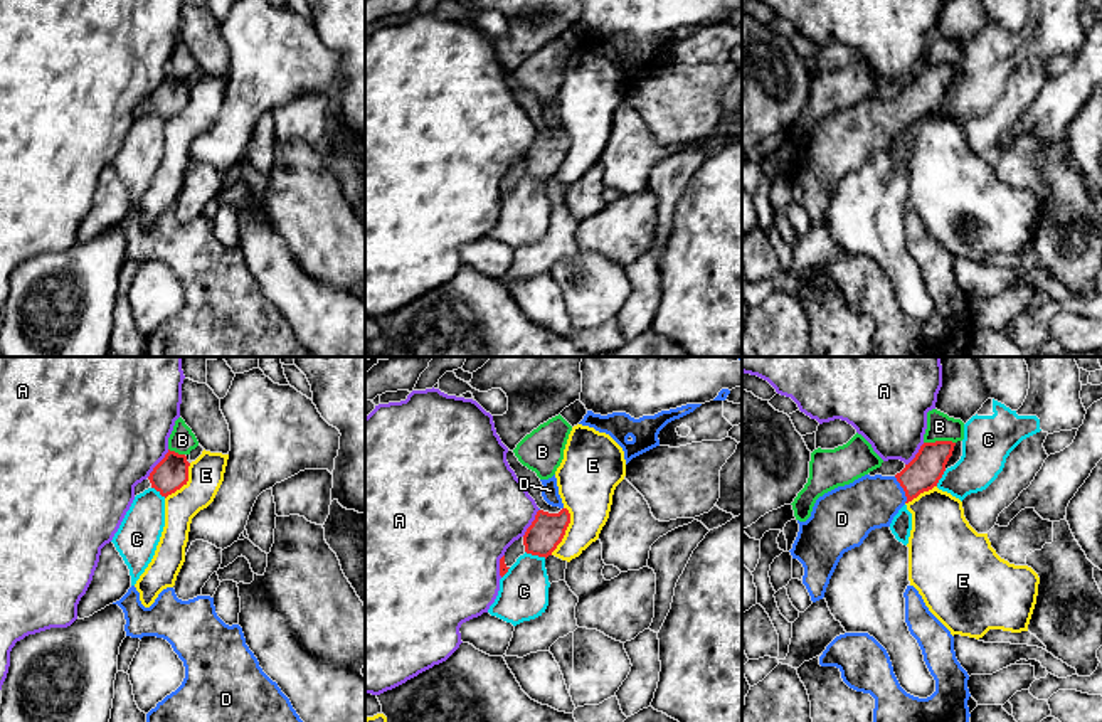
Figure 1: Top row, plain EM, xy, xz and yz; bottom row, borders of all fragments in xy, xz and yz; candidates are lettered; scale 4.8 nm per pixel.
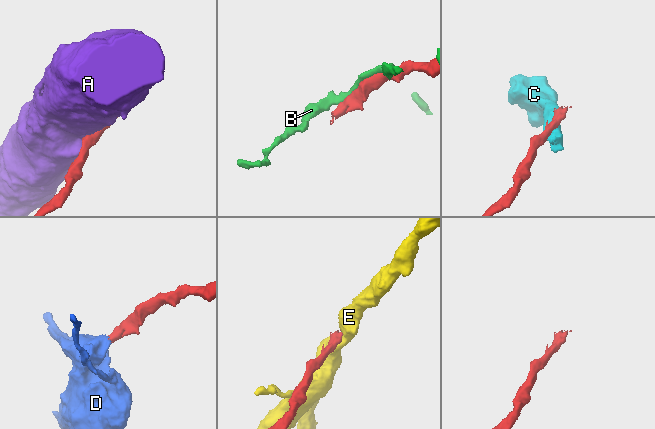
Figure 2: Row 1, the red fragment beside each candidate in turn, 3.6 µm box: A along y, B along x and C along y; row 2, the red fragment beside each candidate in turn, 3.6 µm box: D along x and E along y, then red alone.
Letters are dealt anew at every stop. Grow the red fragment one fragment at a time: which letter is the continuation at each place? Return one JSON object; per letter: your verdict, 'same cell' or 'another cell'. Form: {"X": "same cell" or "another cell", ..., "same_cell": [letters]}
{"A": "another cell", "B": "another cell", "C": "another cell", "D": "same cell", "E": "another cell", "same_cell": ["D"]}

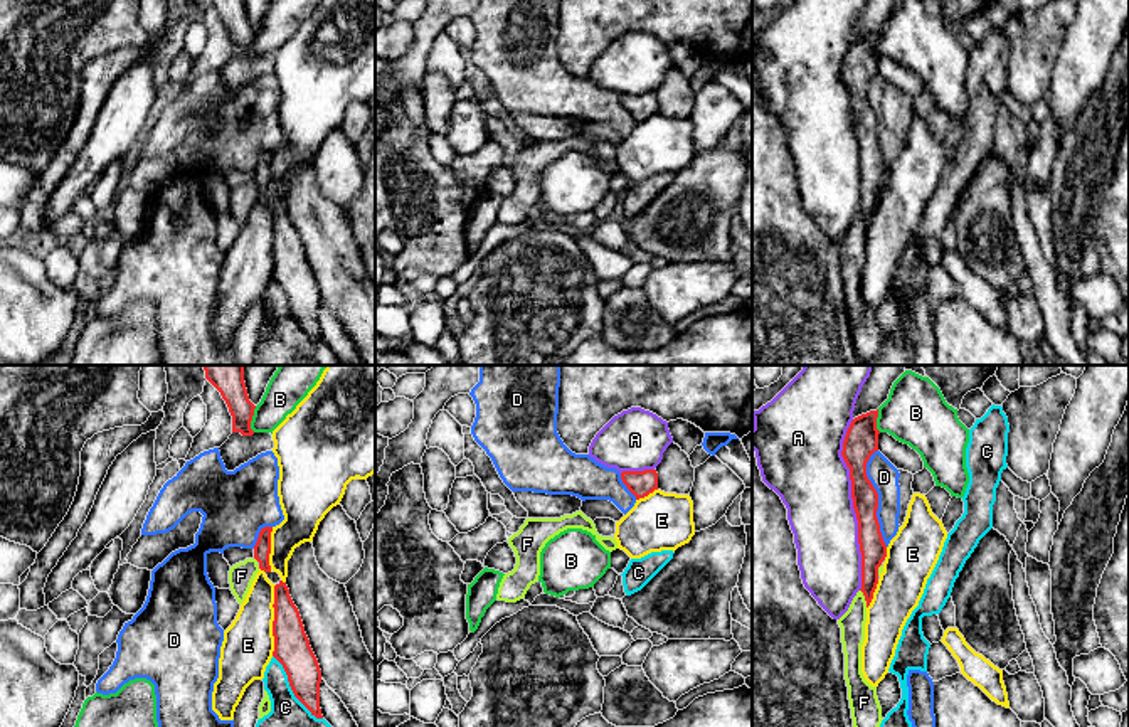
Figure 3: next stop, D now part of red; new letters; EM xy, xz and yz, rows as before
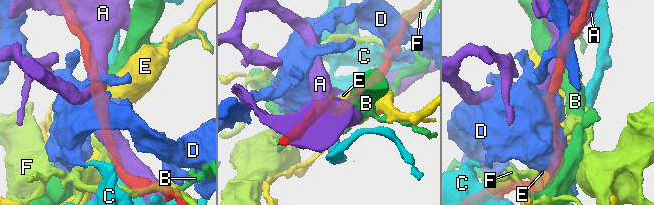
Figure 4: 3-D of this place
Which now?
{"A": "another cell", "B": "another cell", "C": "another cell", "D": "another cell", "E": "another cell", "F": "another cell", "same_cell": []}

